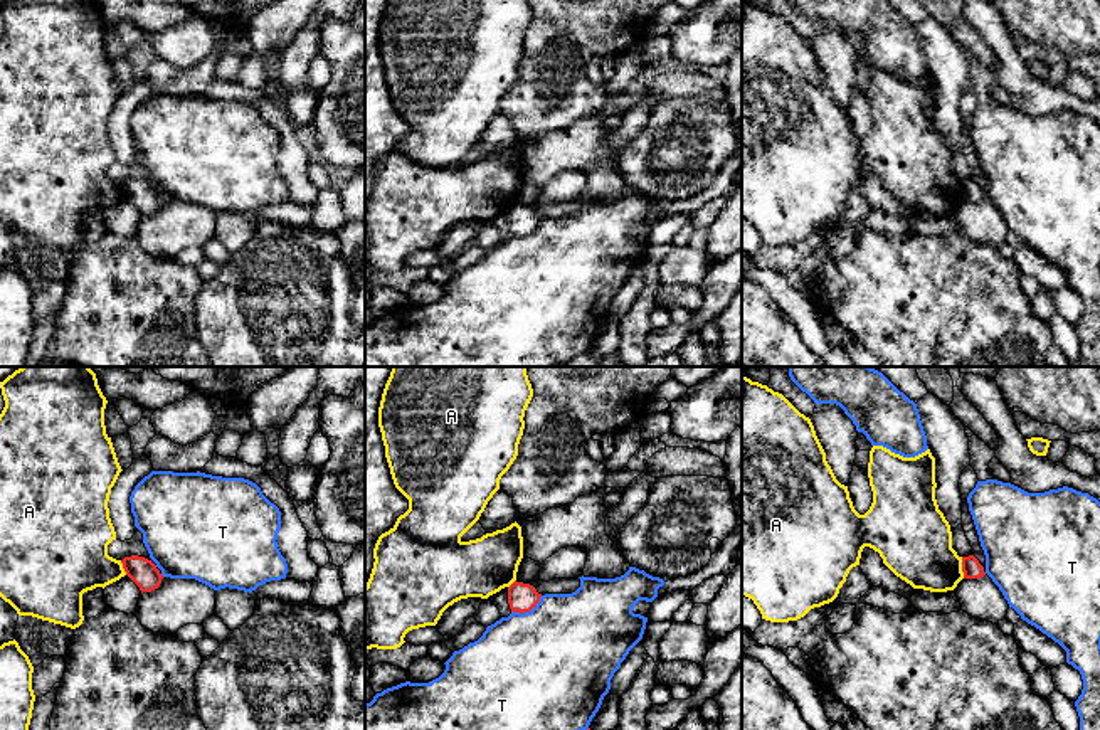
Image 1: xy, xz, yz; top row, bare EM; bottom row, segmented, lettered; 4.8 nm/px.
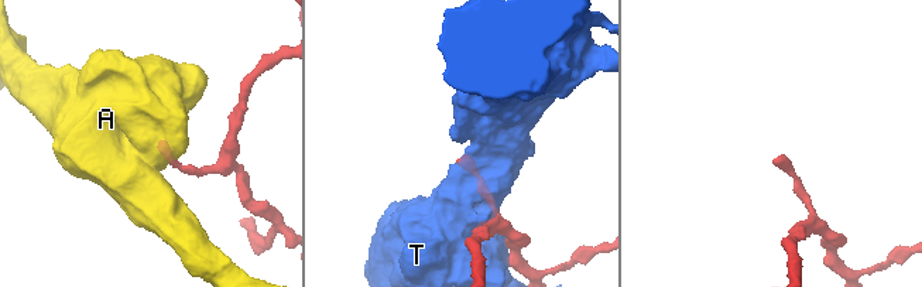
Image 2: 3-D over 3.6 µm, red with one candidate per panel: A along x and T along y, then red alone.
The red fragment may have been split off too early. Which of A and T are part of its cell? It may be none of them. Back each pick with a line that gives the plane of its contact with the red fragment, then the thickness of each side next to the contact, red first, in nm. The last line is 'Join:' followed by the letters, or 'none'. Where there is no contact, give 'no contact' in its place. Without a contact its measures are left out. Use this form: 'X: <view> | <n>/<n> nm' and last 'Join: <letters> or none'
Join: none

